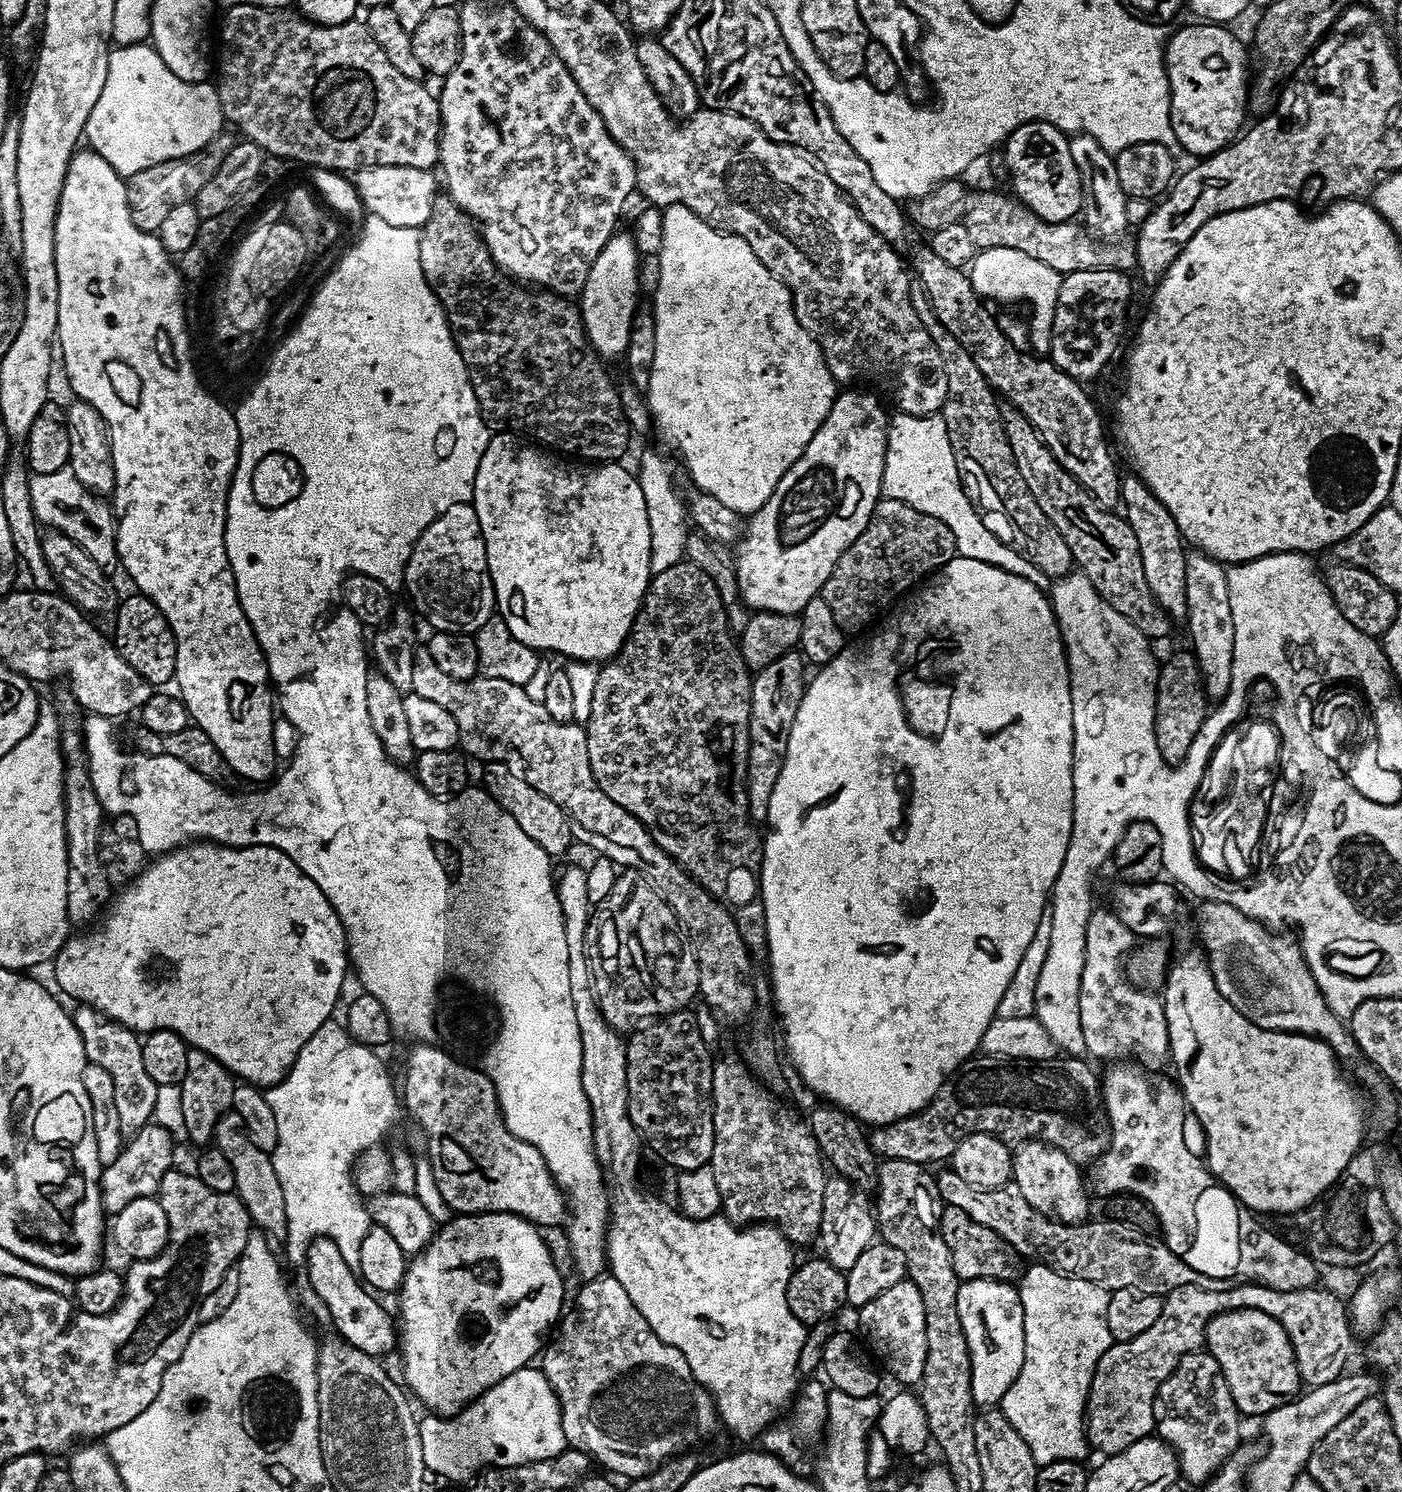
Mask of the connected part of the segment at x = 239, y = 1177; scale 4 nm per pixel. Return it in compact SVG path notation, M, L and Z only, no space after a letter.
M229 1110L219 1118L212 1140L215 1147L218 1147L222 1154L229 1159L235 1178L235 1195L246 1206L255 1231L268 1241L269 1248L276 1250L279 1249L278 1246L283 1240L289 1239L282 1186L278 1181L278 1174L274 1171L271 1155L262 1150L251 1135L239 1128L242 1125L239 1114L234 1110Z

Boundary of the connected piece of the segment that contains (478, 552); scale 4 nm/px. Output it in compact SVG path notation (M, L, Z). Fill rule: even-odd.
M471 503L450 506L446 514L434 518L434 522L426 526L406 562L404 588L412 599L411 607L424 615L429 629L438 632L474 634L482 626L486 626L488 620L493 619L496 612L496 595L488 569L486 542L482 538L482 526L478 526L478 514L472 509Z

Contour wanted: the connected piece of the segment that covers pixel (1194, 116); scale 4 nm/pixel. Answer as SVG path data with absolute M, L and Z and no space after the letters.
M1220 22L1195 23L1169 35L1164 62L1173 132L1179 147L1196 156L1192 158L1203 158L1231 144L1245 127L1250 68L1248 72L1248 52L1243 42L1228 29L1231 27Z

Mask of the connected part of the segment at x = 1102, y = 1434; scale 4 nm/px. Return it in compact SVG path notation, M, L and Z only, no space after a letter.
M1240 1282L1235 1286L1229 1286L1226 1290L1202 1290L1198 1286L1182 1286L1178 1290L1168 1293L1163 1297L1164 1305L1162 1314L1158 1314L1158 1322L1150 1326L1138 1338L1130 1338L1114 1342L1106 1354L1098 1362L1098 1366L1092 1375L1092 1385L1088 1391L1088 1407L1084 1417L1084 1431L1088 1443L1093 1449L1096 1448L1105 1457L1118 1454L1126 1450L1134 1442L1153 1435L1158 1419L1156 1414L1156 1395L1160 1392L1160 1384L1170 1378L1170 1374L1176 1369L1182 1357L1191 1352L1205 1347L1204 1331L1211 1320L1230 1310L1239 1308L1253 1308L1270 1314L1270 1318L1278 1321L1286 1330L1290 1342L1294 1346L1294 1358L1298 1362L1300 1379L1308 1388L1326 1386L1326 1382L1334 1382L1339 1376L1345 1375L1349 1367L1348 1355L1352 1352L1352 1340L1354 1333L1348 1319L1348 1309L1345 1301L1339 1300L1332 1292L1327 1292L1321 1286L1303 1288L1282 1292L1267 1288L1265 1284L1253 1284L1251 1282Z

